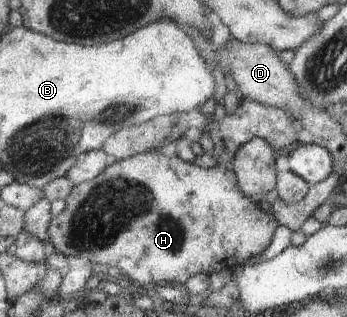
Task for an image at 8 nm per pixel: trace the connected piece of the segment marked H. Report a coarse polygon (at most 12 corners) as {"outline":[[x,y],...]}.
{"outline":[[139,153],[49,242],[142,288],[233,271],[275,215],[231,167]]}

